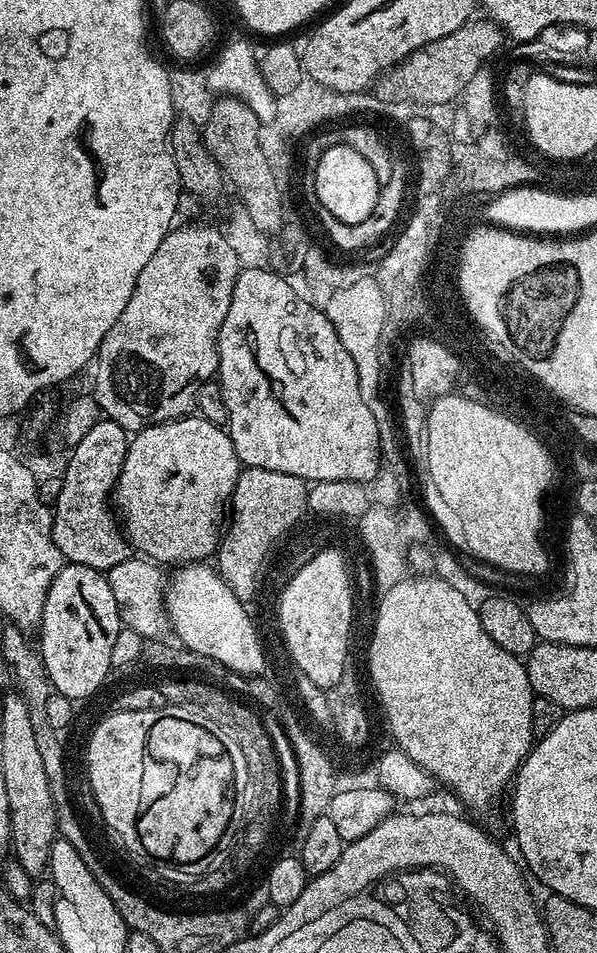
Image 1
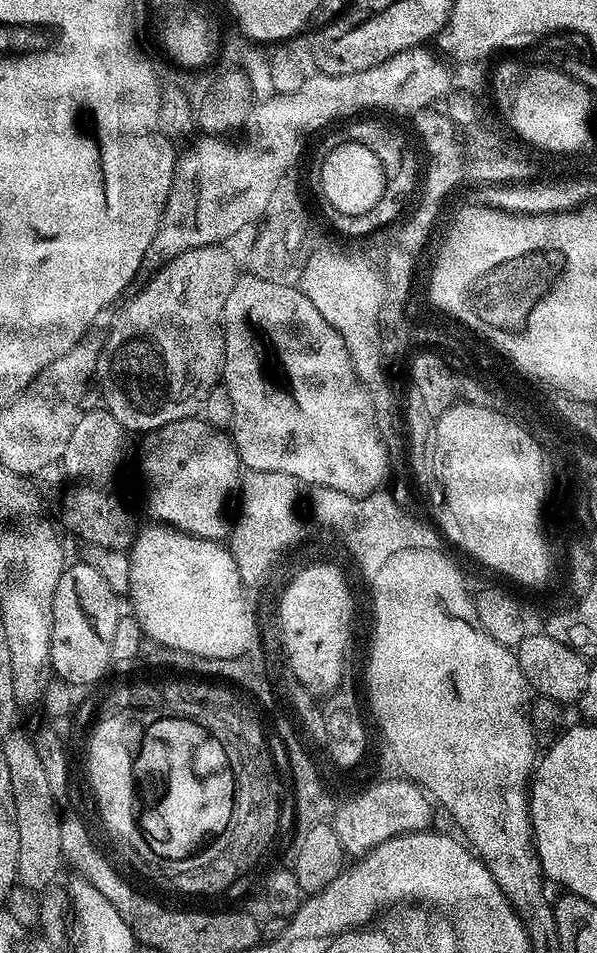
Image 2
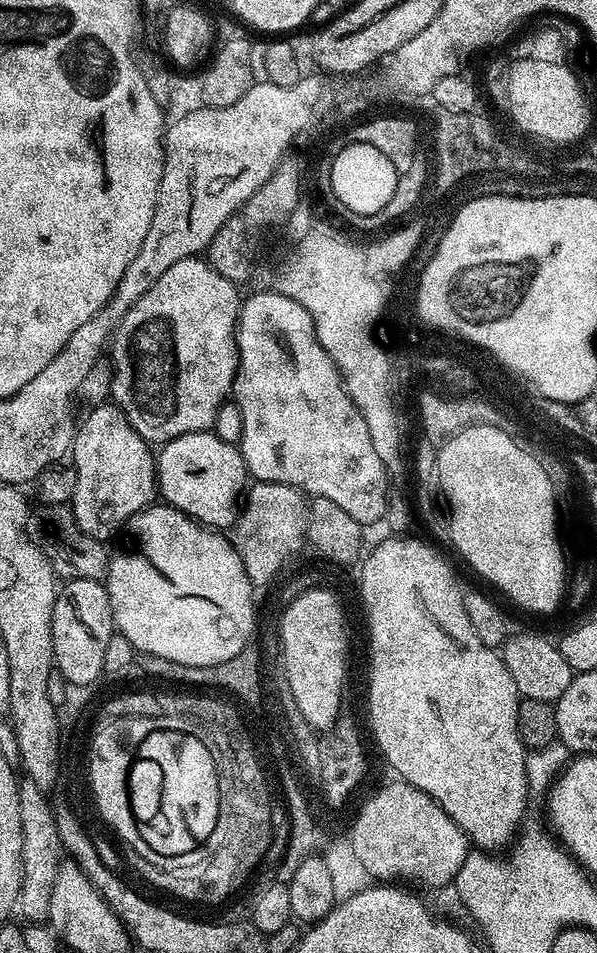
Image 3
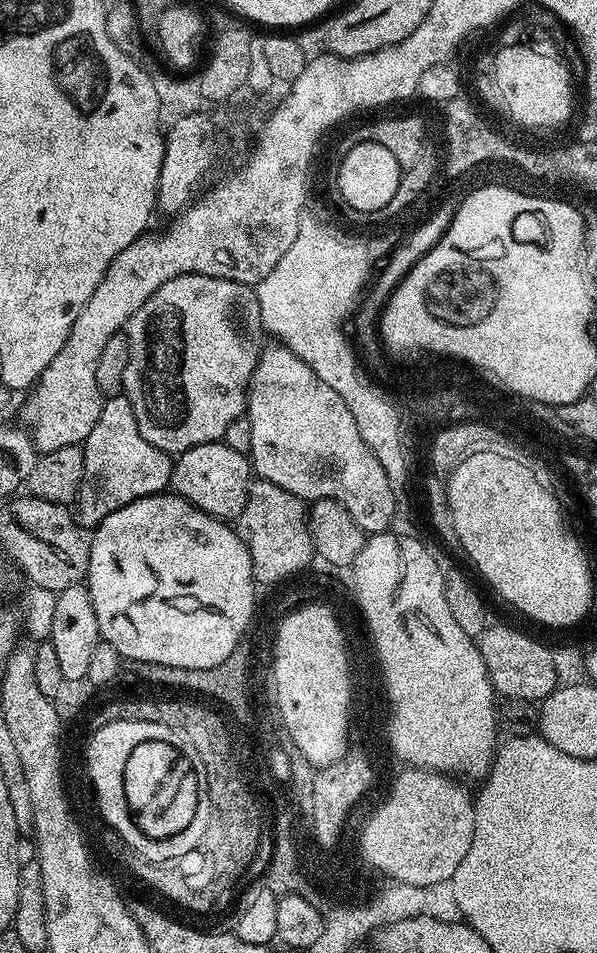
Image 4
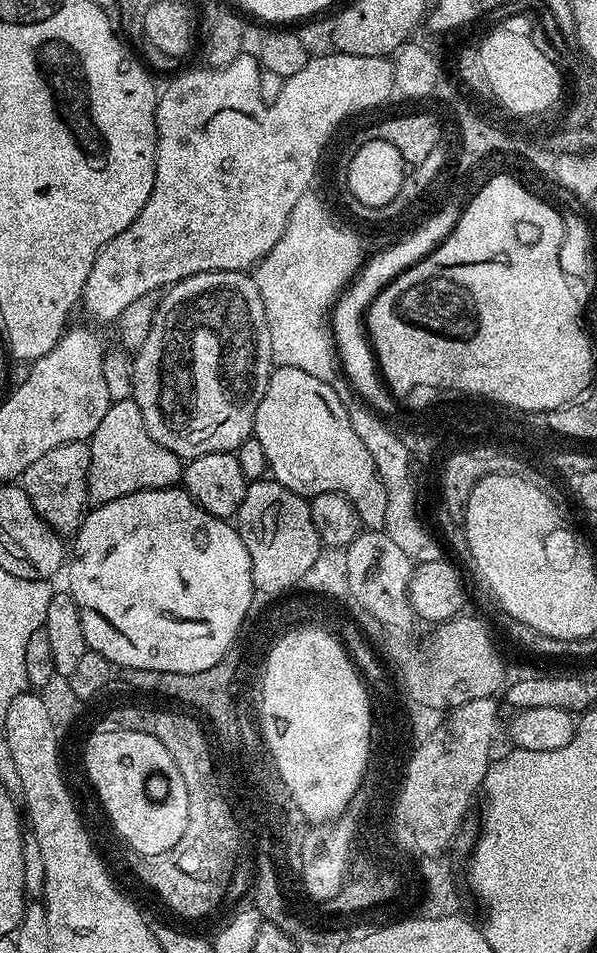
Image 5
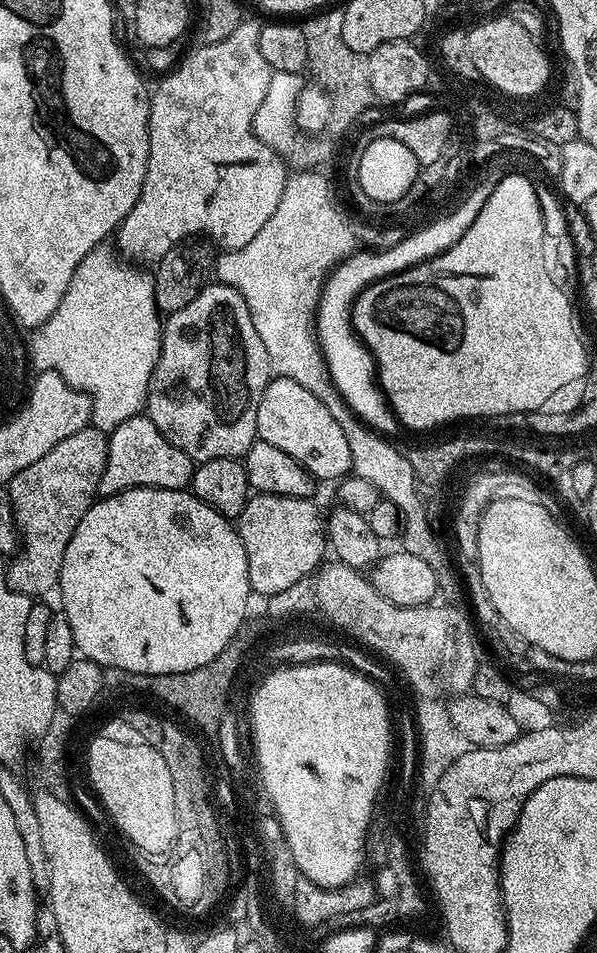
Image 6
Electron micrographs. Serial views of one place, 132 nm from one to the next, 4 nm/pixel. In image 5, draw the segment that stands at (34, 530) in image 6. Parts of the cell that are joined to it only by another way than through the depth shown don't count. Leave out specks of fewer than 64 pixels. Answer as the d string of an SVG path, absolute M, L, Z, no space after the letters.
M70 442L54 446L54 450L46 450L46 454L42 454L42 458L38 458L38 462L34 462L34 466L30 466L18 478L34 510L38 510L40 517L61 537L71 537L86 515L89 470L90 450L87 443Z

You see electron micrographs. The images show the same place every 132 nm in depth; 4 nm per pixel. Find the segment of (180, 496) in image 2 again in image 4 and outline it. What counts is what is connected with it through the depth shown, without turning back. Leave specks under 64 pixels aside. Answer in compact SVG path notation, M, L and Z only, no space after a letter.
M222 442L194 446L179 453L172 466L172 483L175 495L189 500L198 510L215 520L239 521L246 506L248 486L254 479L254 469L249 457L238 450L230 450Z

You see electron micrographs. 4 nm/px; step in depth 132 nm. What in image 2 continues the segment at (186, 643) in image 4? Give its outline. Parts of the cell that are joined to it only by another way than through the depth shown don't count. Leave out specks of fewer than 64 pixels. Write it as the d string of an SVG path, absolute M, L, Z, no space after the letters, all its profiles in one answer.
M152 522L149 528L144 528L135 533L130 555L128 557L128 590L127 599L132 599L131 615L136 617L145 637L163 648L172 648L175 651L185 652L186 655L200 656L202 659L233 659L240 656L255 645L258 640L258 616L252 613L252 608L248 605L248 600L244 597L246 585L238 574L238 566L234 562L232 553L228 551L223 543L215 540L203 540L197 536L191 536L185 532L181 532L178 528L173 528L167 524Z

